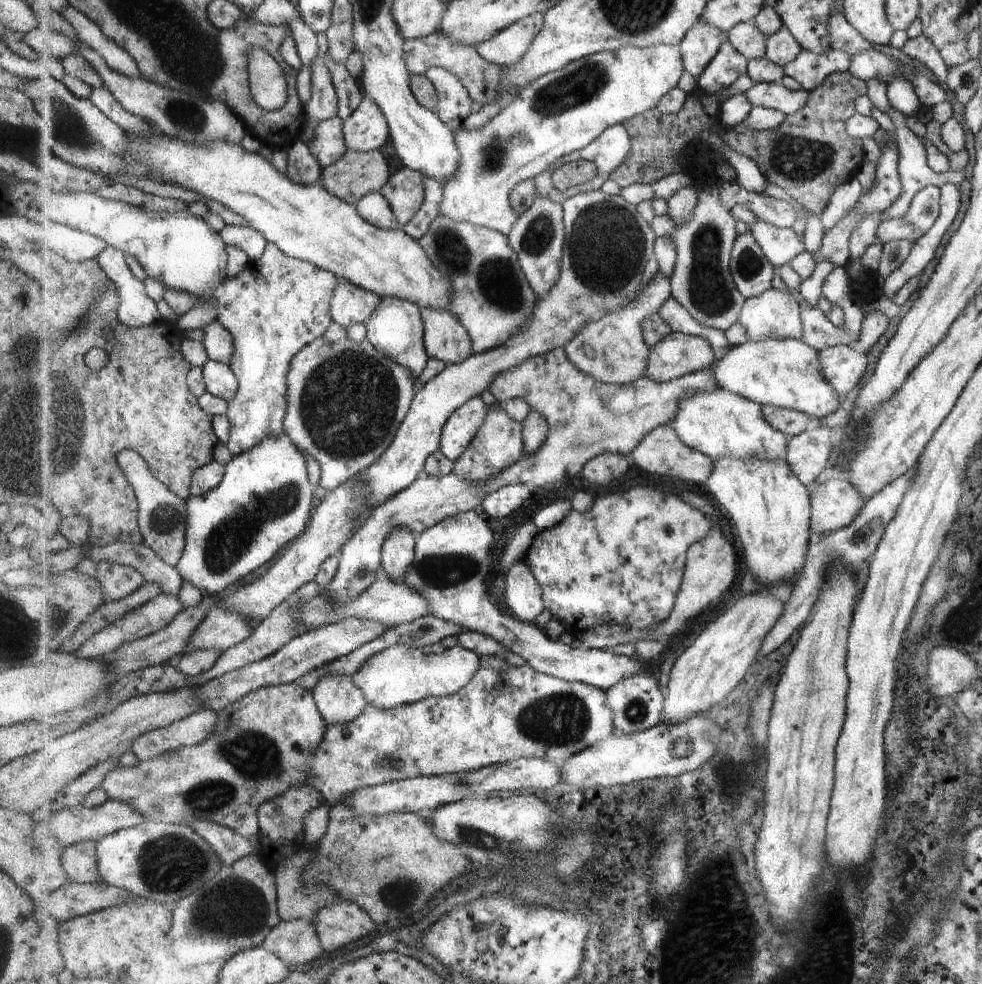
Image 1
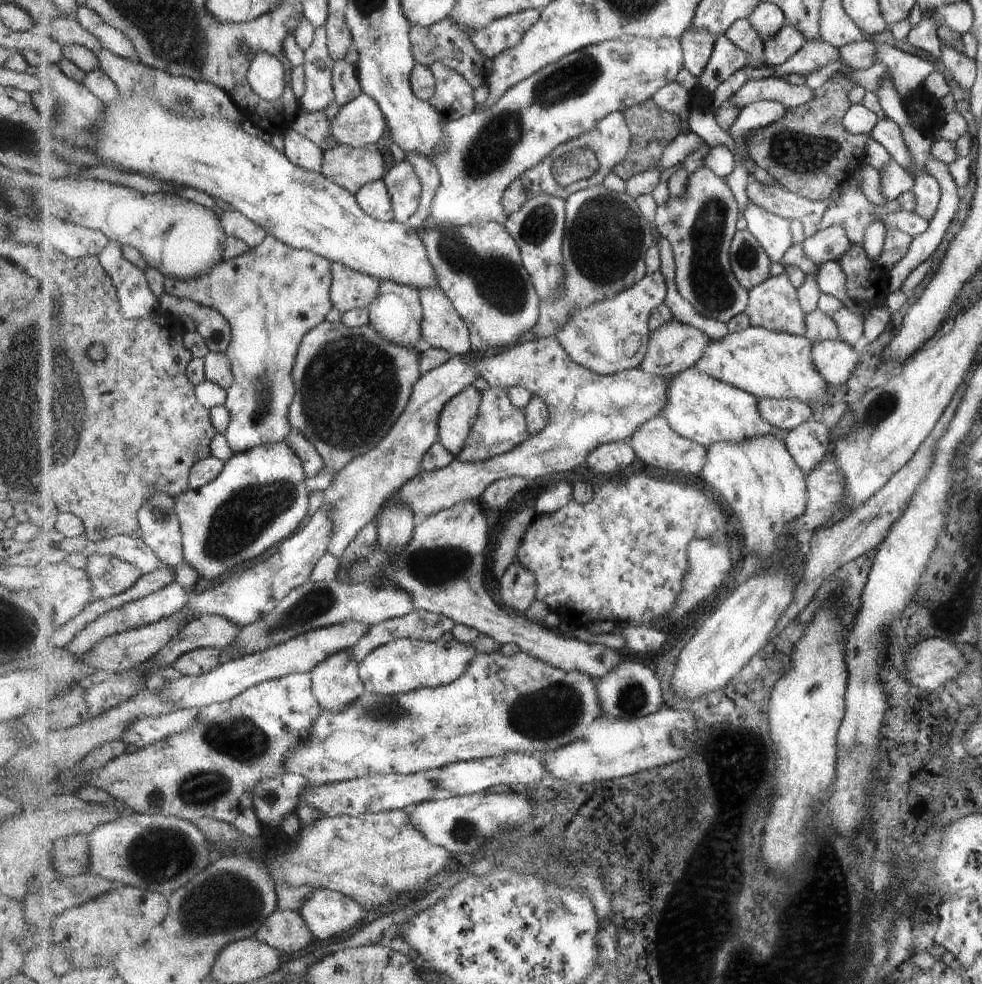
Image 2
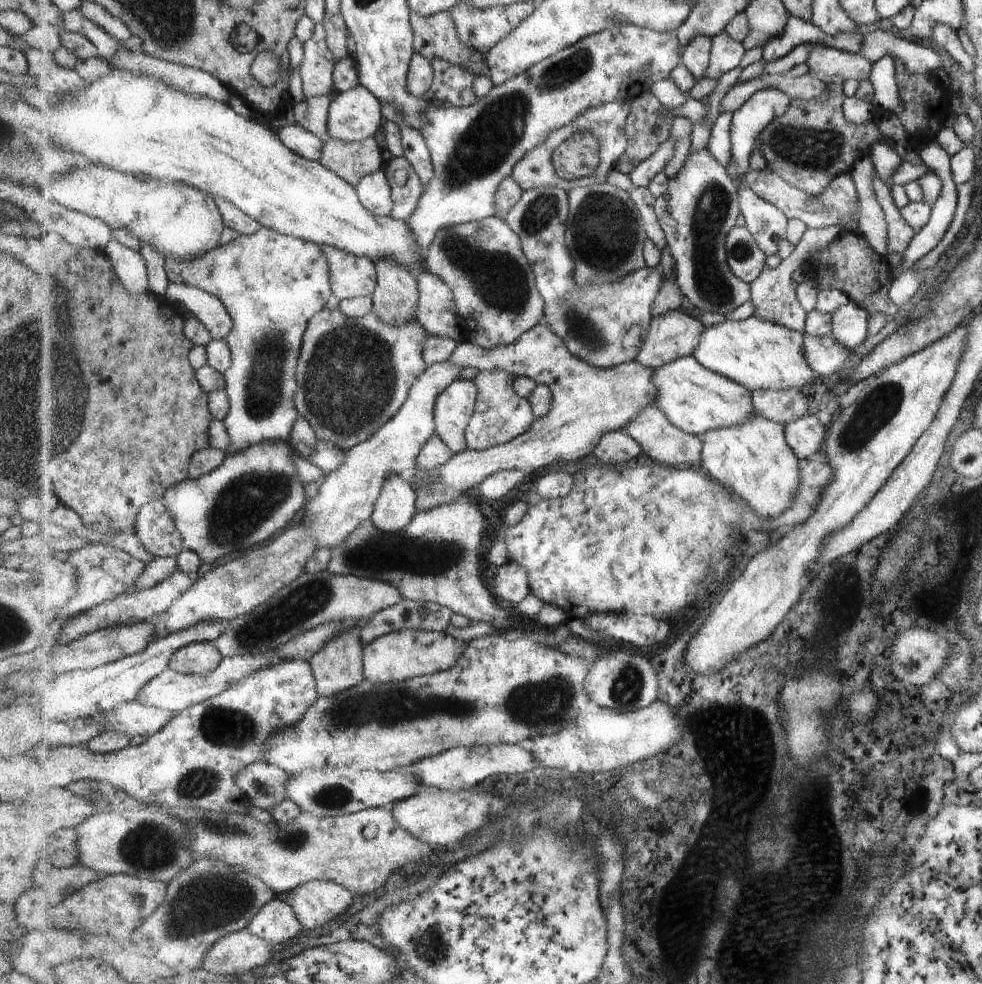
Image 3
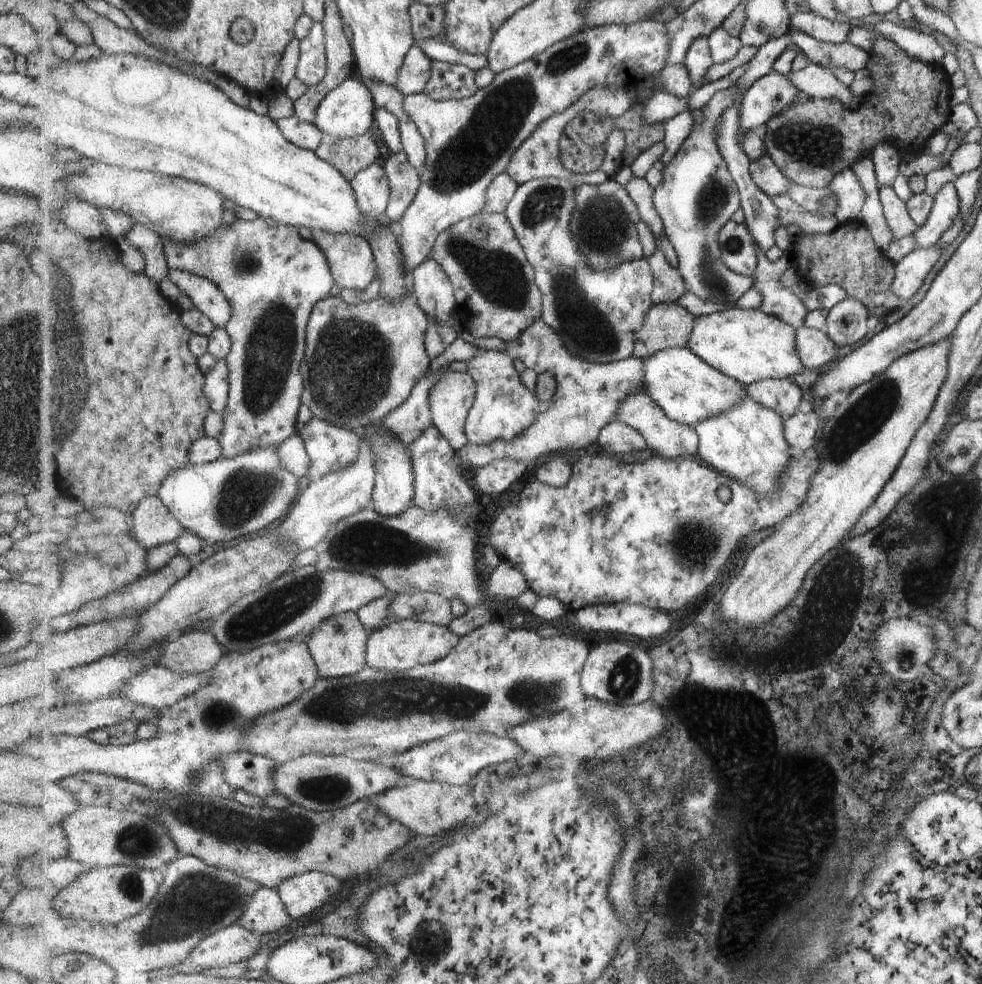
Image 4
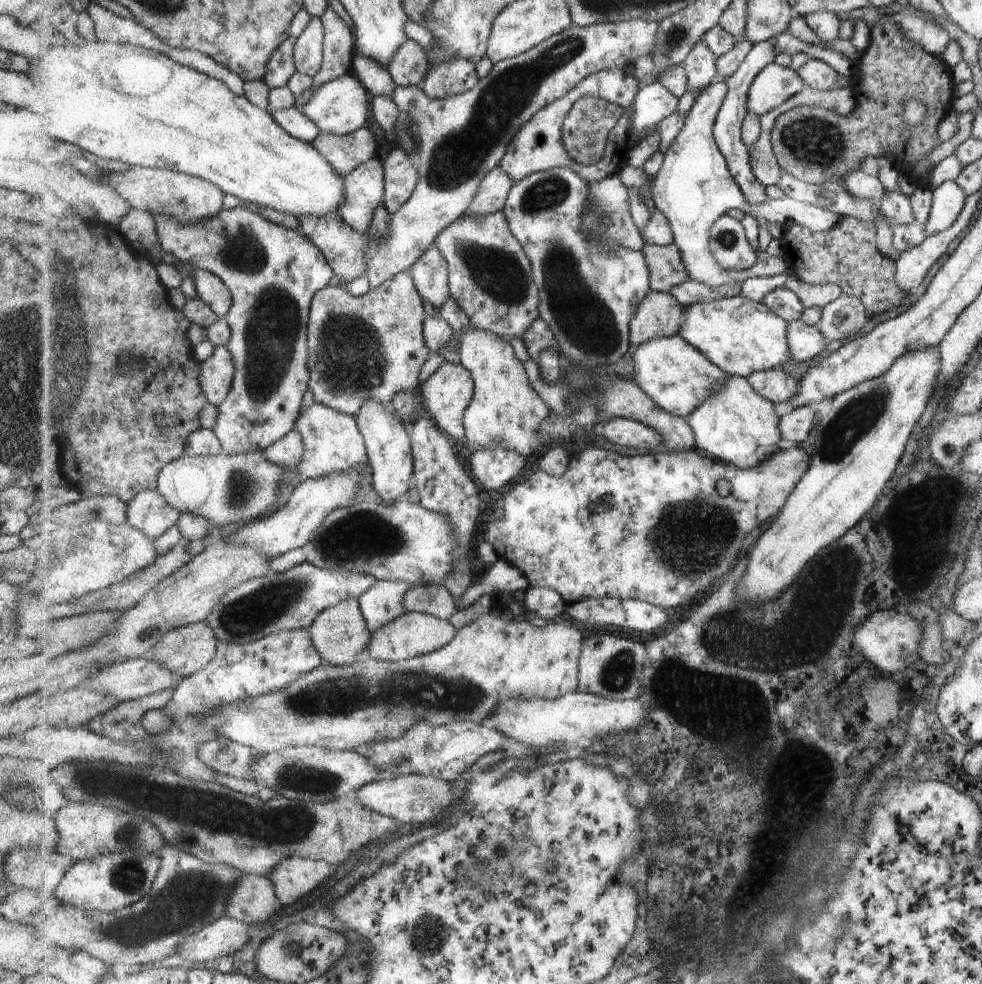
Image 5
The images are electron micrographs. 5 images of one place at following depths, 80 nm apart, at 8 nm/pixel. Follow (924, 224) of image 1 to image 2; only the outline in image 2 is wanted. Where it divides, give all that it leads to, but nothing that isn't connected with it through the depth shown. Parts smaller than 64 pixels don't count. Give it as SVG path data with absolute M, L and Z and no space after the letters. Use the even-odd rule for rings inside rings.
M915 170L915 179L910 190L916 200L916 206L912 212L929 221L929 218L935 214L939 201L940 191L937 182L927 172Z

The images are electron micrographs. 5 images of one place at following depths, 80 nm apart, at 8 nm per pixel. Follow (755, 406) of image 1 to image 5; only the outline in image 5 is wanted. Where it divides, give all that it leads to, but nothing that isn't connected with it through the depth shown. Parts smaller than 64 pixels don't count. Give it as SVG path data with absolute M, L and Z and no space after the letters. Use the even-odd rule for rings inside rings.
M679 334L665 338L651 338L651 342L630 348L631 358L635 362L633 380L663 410L674 416L687 419L705 400L719 394L727 380L727 374L711 362L701 350L697 350Z

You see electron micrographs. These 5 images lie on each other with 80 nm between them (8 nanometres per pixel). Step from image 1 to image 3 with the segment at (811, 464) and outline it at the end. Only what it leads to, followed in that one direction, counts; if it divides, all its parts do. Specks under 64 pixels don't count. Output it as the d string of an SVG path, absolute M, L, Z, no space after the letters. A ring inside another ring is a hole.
M809 414L789 422L784 430L787 443L801 462L810 458L811 454L823 452L827 426L823 426L816 415Z

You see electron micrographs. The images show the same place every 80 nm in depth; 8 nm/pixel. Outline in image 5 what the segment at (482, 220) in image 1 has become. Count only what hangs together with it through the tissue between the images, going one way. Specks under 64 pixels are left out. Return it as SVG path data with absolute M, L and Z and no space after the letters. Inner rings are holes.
M644 19L587 27L573 24L521 56L497 62L473 90L449 98L429 99L421 87L395 84L394 102L404 116L415 122L415 132L422 147L415 158L419 172L415 193L399 212L392 215L386 235L376 241L370 239L367 230L375 210L385 204L384 164L376 155L344 177L345 207L341 206L338 211L342 220L369 242L370 288L379 288L379 284L387 282L391 276L410 270L438 241L443 230L467 215L483 178L499 167L507 154L507 144L511 144L515 134L539 110L563 98L591 74L615 68L630 72L635 62L653 55L657 32L659 23Z

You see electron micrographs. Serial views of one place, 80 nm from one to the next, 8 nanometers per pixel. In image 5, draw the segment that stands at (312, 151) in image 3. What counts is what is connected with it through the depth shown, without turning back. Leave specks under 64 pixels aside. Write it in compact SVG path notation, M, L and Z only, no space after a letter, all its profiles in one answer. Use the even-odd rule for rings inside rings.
M291 106L291 108L285 108L285 110L273 110L269 111L273 118L277 120L279 126L283 130L287 130L287 134L291 134L293 138L303 140L308 144L312 144L321 134L321 130L317 127L317 124L307 118L307 116L297 106Z

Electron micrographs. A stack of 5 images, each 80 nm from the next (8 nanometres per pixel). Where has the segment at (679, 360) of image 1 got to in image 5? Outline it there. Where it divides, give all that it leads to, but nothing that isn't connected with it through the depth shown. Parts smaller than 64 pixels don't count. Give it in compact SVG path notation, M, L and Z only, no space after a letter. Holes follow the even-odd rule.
M649 290L647 298L639 304L631 322L630 347L651 342L651 338L669 338L681 332L683 307L669 292Z

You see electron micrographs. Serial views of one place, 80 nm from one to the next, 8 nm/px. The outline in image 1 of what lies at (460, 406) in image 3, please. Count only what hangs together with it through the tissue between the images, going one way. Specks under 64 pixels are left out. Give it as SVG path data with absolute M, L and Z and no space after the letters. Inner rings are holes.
M477 396L451 414L447 424L443 426L441 448L449 460L454 463L459 460L467 446L475 440L479 428L487 418L487 406L481 396Z

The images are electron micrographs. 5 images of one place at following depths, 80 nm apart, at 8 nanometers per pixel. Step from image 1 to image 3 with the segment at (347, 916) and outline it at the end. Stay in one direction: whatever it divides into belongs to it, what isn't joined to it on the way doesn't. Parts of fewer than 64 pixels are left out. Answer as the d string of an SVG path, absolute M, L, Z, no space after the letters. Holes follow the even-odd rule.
M313 880L301 884L285 894L285 902L293 908L295 916L307 932L314 932L325 924L331 924L353 904L353 893L337 882L327 880Z

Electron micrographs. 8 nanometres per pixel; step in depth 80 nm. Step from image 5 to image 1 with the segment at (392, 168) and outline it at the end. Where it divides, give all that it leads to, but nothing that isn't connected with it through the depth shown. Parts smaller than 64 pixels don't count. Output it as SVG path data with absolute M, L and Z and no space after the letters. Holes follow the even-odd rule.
M403 167L389 178L381 194L385 194L391 204L399 225L405 227L419 213L425 201L423 176L417 170Z

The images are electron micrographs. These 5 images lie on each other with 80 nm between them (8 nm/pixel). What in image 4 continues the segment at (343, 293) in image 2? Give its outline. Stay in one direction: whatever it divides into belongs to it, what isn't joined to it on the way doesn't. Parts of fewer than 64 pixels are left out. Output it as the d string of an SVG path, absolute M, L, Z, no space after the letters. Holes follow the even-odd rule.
M311 231L313 242L326 254L335 284L343 293L361 293L369 288L378 274L377 262L367 239L355 235L333 234L331 231Z

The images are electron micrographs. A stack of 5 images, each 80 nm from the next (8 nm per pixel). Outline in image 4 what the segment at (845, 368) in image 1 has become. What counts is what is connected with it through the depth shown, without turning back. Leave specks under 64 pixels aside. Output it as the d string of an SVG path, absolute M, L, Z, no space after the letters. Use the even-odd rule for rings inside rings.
M801 326L795 330L799 358L806 368L826 368L837 358L836 345L825 331Z

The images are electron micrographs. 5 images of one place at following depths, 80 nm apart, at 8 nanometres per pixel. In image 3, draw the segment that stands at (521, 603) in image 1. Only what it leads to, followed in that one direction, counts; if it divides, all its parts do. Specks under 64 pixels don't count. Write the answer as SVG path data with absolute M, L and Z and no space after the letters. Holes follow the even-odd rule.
M511 561L498 568L493 578L493 590L495 596L502 602L508 602L517 606L521 604L529 594L532 594L527 570Z

